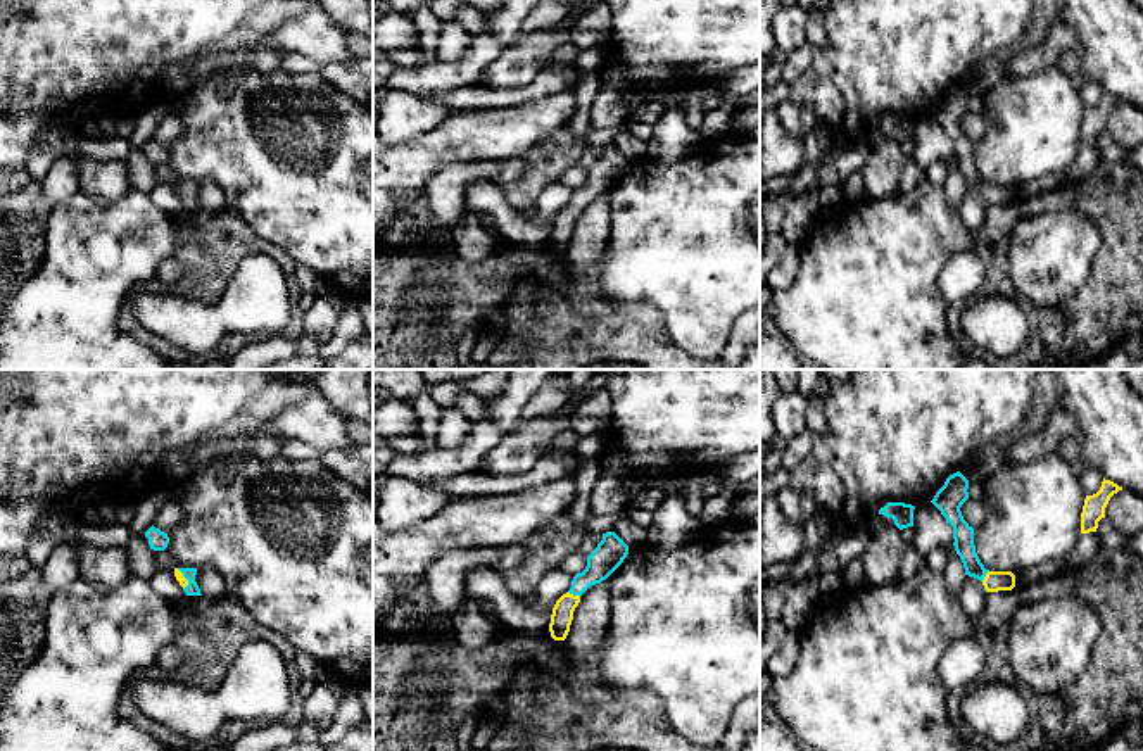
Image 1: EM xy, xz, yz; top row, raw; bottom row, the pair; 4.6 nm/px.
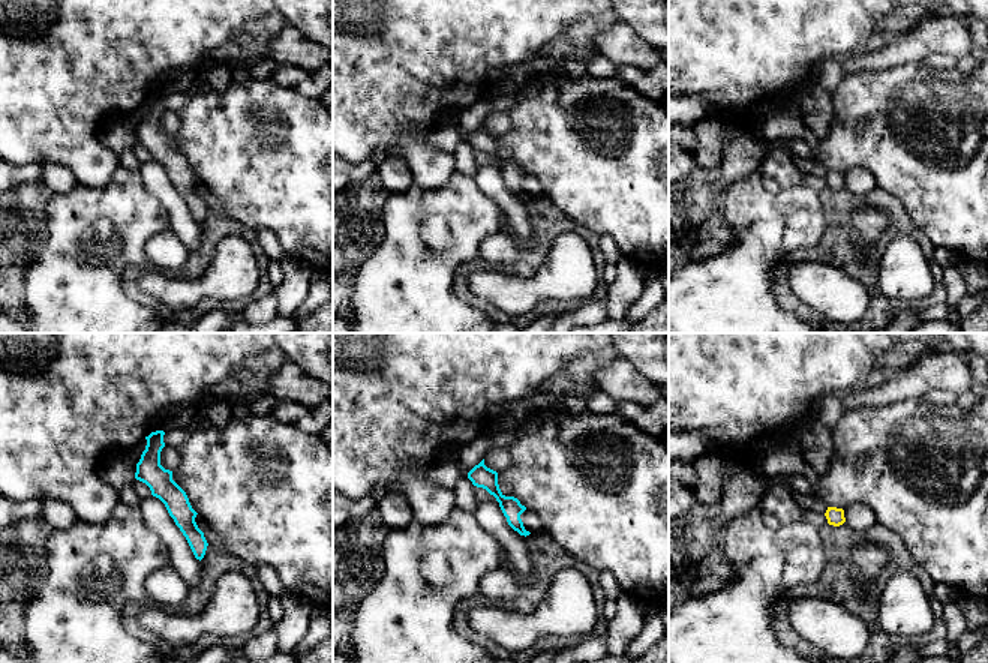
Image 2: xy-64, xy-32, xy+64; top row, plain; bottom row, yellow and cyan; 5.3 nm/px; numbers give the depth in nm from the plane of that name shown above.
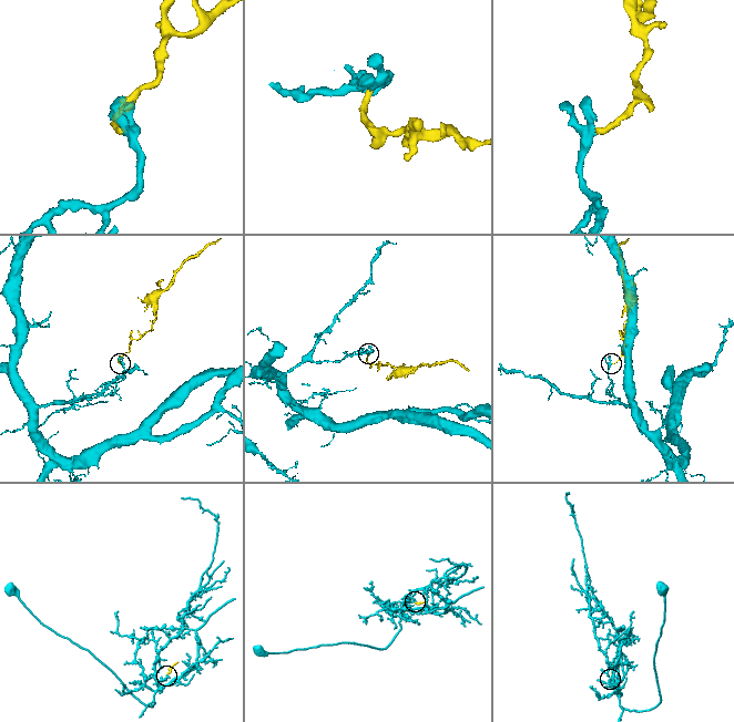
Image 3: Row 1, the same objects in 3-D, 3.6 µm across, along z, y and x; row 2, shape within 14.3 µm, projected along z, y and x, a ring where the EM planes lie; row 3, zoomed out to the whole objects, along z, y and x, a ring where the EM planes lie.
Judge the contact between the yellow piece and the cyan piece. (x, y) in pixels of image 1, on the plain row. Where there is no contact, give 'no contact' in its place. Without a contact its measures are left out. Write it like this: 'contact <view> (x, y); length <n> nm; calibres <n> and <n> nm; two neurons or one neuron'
contact xz (572, 208); length 60 nm; calibres 100 and 140 nm; one neuron

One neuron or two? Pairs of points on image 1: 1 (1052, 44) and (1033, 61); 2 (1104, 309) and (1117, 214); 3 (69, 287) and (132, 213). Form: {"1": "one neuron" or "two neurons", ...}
{"1": "one neuron", "2": "one neuron", "3": "one neuron"}

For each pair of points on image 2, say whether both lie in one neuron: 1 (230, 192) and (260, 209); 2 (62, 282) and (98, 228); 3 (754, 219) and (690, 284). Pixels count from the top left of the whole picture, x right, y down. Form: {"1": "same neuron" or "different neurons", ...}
{"1": "same neuron", "2": "same neuron", "3": "same neuron"}

